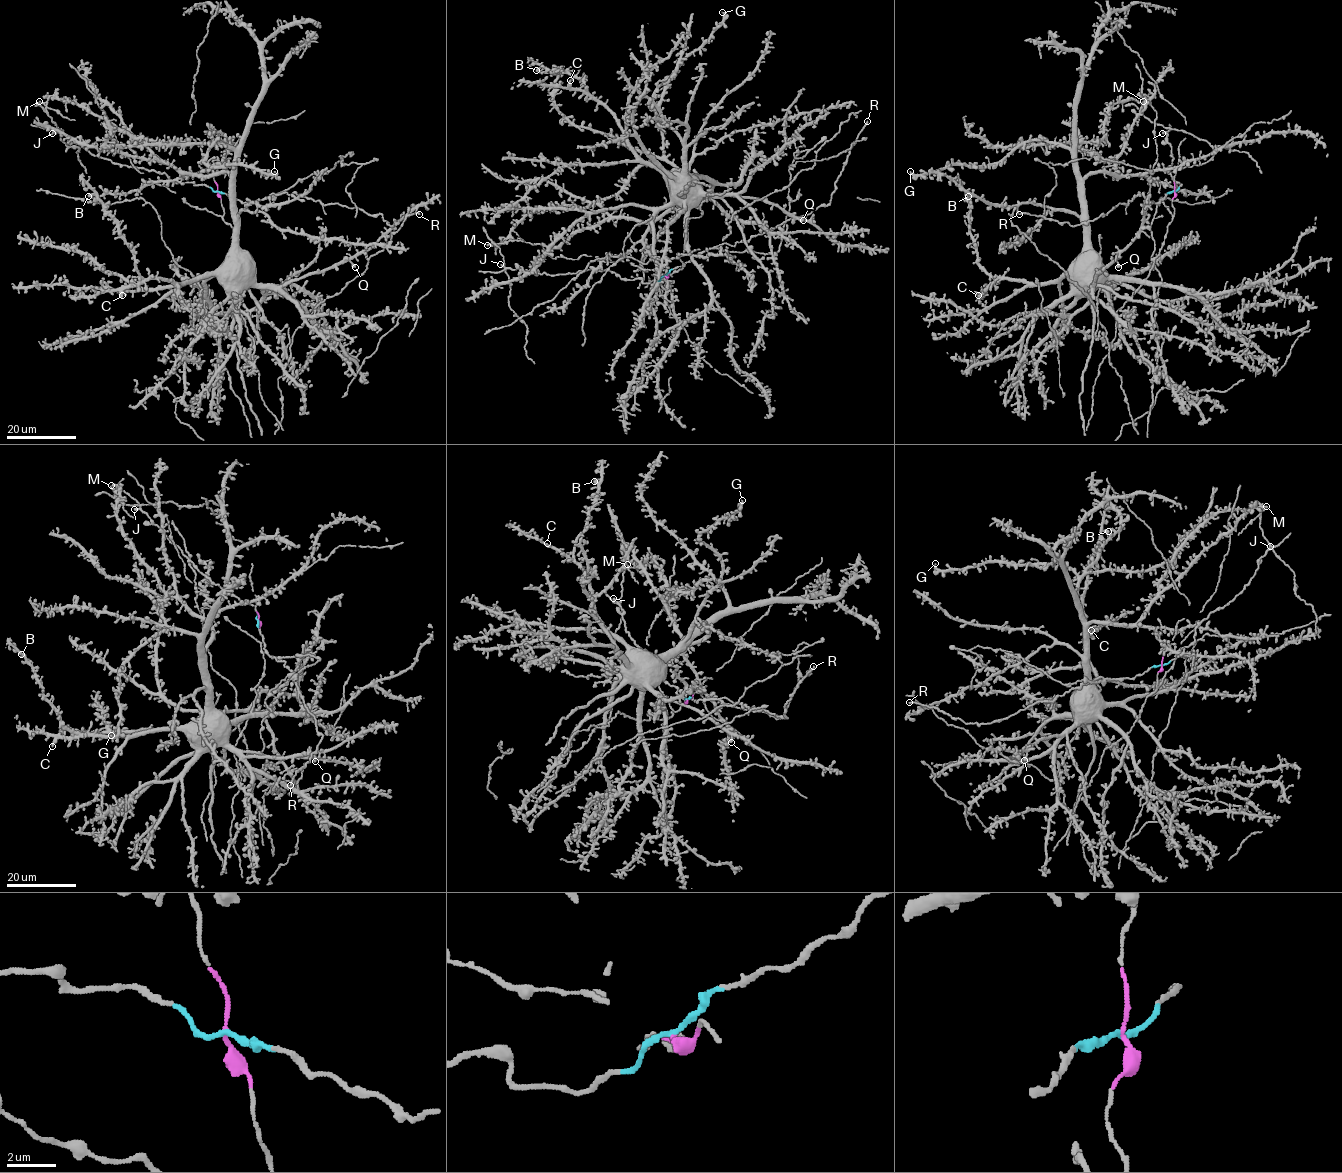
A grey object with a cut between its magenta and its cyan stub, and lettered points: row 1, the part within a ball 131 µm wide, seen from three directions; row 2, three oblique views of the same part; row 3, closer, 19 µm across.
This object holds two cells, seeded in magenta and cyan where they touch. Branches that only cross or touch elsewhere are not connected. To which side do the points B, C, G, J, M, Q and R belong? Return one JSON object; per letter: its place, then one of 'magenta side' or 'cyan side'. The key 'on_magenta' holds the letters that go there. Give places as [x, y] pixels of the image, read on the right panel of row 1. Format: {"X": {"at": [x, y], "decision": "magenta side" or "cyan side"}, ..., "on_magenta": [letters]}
{"B": {"at": [968, 196], "decision": "magenta side"}, "C": {"at": [978, 295], "decision": "magenta side"}, "G": {"at": [910, 171], "decision": "magenta side"}, "J": {"at": [1162, 133], "decision": "cyan side"}, "M": {"at": [1143, 101], "decision": "cyan side"}, "Q": {"at": [1118, 267], "decision": "magenta side"}, "R": {"at": [1019, 214], "decision": "cyan side"}, "on_magenta": ["B", "C", "G", "Q"]}

